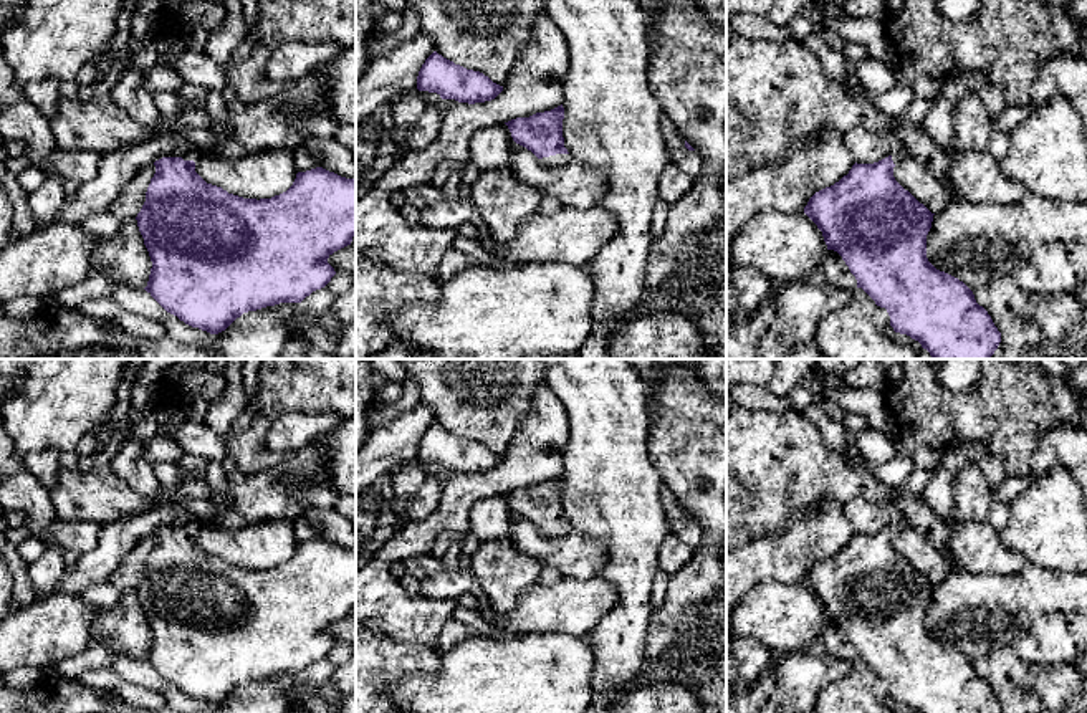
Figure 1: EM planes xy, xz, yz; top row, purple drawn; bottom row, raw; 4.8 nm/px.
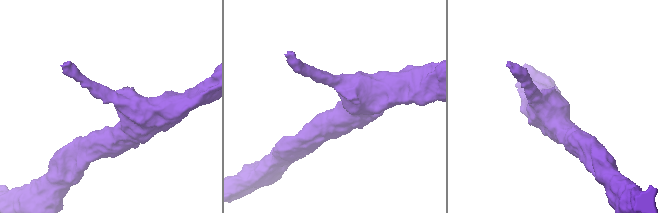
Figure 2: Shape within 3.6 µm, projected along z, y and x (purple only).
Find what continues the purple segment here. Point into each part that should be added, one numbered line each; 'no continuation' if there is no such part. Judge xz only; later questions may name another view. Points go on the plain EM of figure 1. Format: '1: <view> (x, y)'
1: xz (560, 530)

